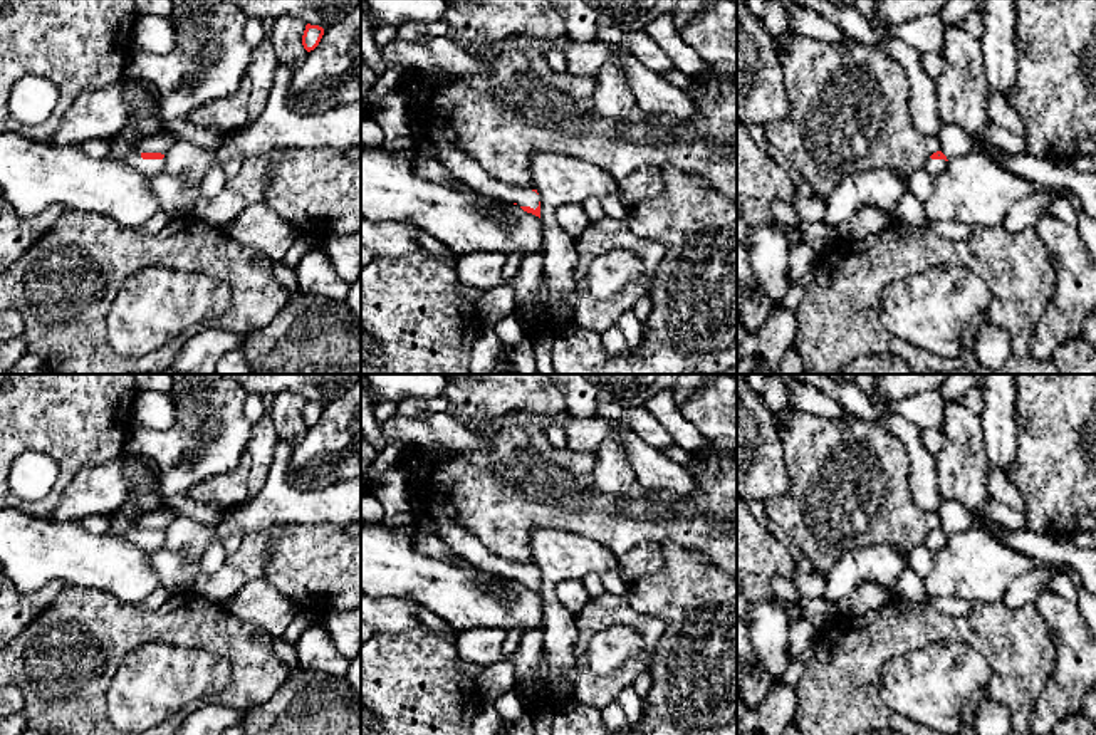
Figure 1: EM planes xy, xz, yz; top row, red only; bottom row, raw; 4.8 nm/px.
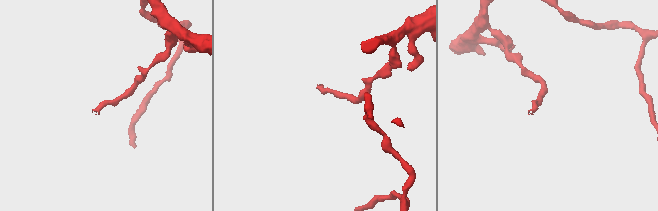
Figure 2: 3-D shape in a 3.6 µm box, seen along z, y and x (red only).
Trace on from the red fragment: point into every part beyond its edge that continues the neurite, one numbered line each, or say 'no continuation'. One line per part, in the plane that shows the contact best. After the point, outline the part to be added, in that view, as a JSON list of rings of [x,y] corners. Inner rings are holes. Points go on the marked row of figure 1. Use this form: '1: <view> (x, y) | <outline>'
1: xy (146, 121) | [[[124,74],[124,97],[131,104],[129,122],[111,141],[111,154],[107,159],[133,166],[148,178],[156,178],[164,166],[163,159],[143,159],[141,153],[133,143],[144,136],[151,138],[161,133],[166,124],[159,114],[159,102],[156,102],[141,86],[141,79]]]

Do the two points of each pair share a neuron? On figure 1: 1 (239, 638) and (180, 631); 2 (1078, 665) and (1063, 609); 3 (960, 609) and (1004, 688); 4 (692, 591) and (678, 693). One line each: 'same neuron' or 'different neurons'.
1: same neuron
2: same neuron
3: different neurons
4: same neuron

